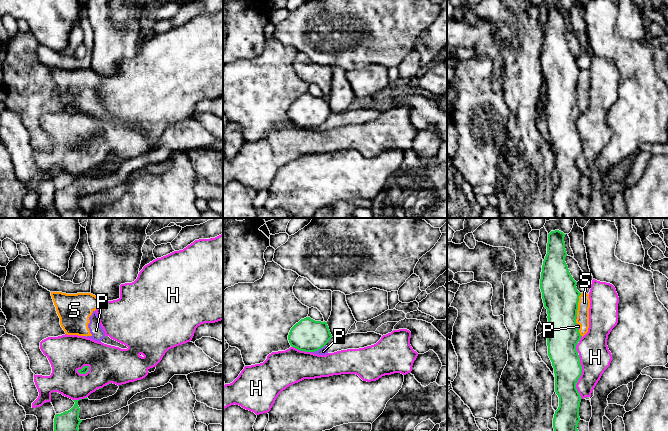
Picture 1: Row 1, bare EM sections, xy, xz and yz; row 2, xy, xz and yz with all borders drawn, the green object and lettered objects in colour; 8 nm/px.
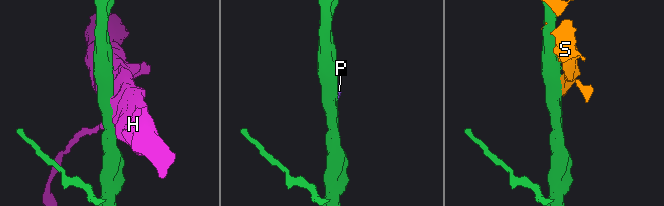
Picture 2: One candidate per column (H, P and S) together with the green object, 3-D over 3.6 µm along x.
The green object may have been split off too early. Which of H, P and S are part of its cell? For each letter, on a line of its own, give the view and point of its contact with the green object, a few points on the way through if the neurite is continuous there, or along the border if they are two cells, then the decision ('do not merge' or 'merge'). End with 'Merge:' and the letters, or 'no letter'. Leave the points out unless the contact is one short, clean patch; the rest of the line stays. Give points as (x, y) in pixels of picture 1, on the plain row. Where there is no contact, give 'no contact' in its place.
H: yz (579, 153) | do not merge
P: xz (318, 125) | along xz (325, 120), (311, 128) | do not merge
S: yz (577, 81) | do not merge
Merge: no letter

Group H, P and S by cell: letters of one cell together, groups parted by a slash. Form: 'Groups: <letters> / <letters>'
Groups: H / P S

